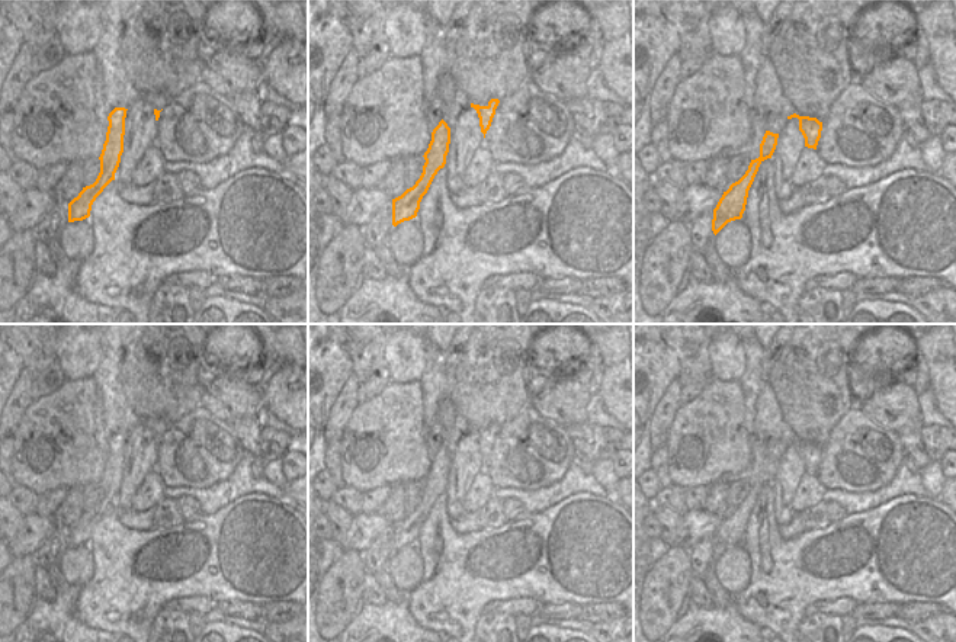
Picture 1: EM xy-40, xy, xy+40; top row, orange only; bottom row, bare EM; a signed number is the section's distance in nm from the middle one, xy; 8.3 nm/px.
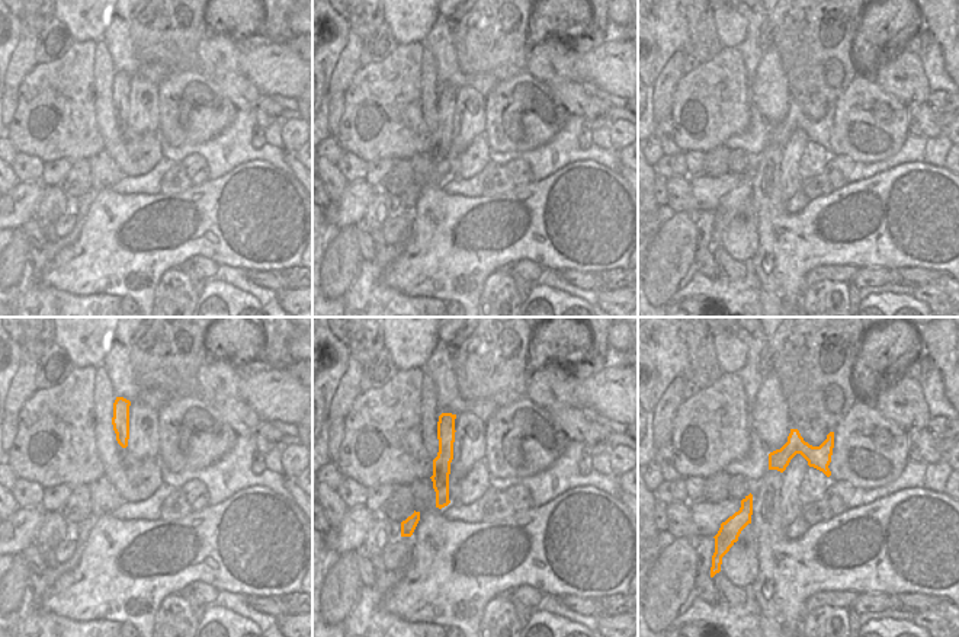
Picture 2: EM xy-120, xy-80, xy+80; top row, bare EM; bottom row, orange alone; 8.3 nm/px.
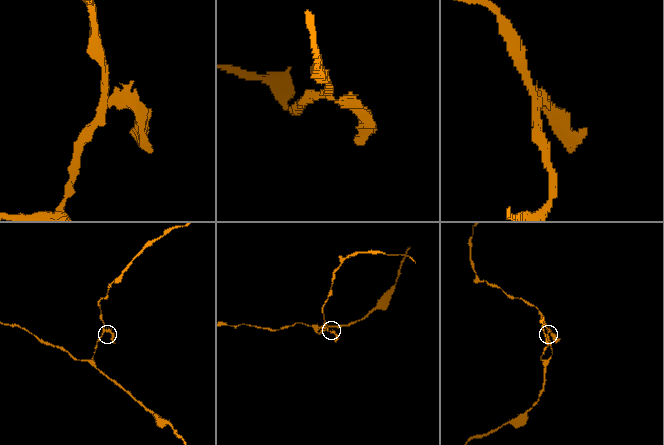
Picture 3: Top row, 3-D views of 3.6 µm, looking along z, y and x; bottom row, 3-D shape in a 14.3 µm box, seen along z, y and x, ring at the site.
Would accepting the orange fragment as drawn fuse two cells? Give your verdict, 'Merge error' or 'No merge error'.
Merge error.

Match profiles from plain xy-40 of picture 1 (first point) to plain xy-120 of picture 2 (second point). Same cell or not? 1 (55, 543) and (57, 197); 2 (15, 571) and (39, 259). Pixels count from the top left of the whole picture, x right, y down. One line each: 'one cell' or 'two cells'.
1: one cell
2: two cells

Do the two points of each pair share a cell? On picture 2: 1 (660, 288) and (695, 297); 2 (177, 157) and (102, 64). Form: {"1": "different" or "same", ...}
{"1": "different", "2": "different"}

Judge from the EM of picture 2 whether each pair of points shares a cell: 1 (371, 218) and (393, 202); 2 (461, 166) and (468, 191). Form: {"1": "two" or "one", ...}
{"1": "one", "2": "two"}

